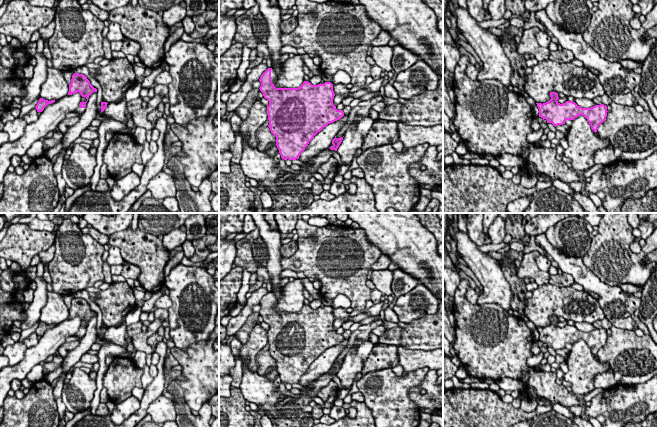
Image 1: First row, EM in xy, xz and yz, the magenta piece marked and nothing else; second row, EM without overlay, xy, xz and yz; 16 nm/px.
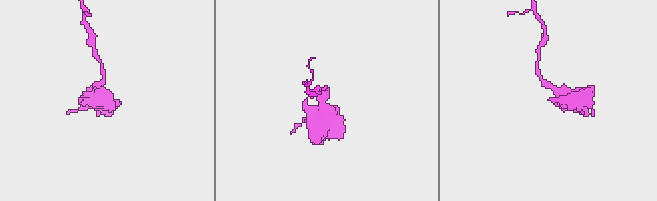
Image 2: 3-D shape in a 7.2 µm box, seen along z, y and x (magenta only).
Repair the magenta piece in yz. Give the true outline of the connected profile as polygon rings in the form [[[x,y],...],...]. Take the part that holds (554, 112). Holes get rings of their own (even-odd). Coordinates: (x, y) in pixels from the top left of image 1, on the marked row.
[[[550,92],[551,99],[546,103],[536,103],[539,109],[539,117],[546,119],[555,127],[565,124],[566,120],[574,120],[583,115],[589,122],[591,129],[596,133],[601,123],[606,120],[607,106],[604,104],[595,105],[591,108],[582,108],[573,101],[566,101],[560,104],[558,93]]]

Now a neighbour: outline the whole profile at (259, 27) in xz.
[[[260,11],[252,20],[252,29],[253,34],[257,38],[257,42],[263,42],[266,44],[268,30],[266,26],[266,21]]]

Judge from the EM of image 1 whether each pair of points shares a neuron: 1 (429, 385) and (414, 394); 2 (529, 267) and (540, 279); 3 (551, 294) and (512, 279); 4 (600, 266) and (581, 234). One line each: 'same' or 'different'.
1: same
2: same
3: different
4: different

